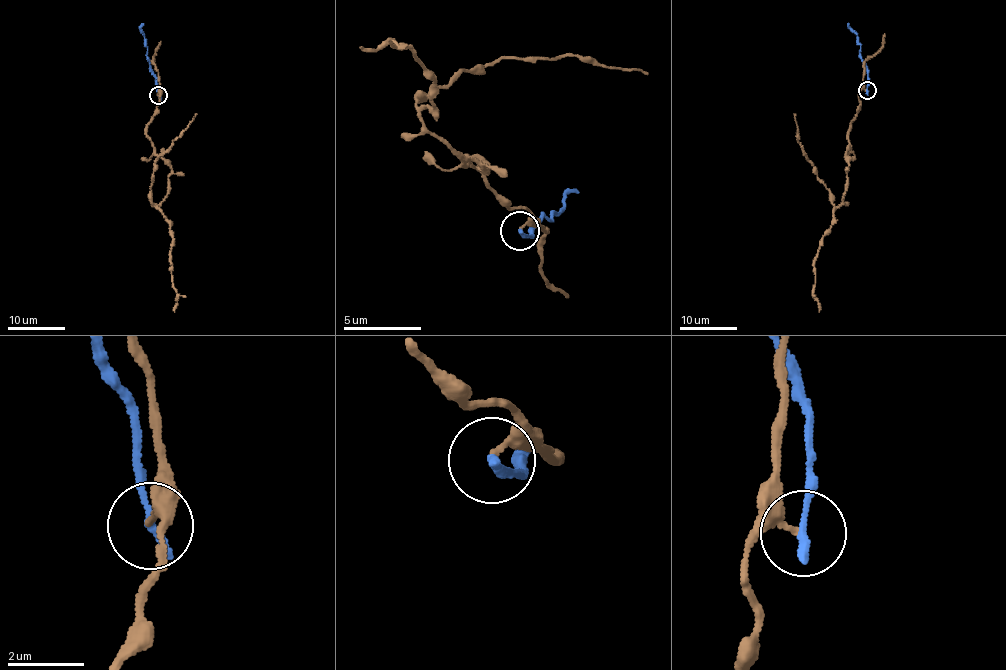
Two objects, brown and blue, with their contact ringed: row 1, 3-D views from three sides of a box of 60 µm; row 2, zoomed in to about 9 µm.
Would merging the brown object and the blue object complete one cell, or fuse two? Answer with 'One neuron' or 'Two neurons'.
Two neurons

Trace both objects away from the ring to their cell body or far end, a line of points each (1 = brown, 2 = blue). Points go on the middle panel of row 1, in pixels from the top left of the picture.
1: (518, 230), (526, 209), (502, 204), (420, 114), (435, 81), (413, 49), (360, 46)
2: (518, 230), (535, 236), (532, 228), (544, 214), (552, 220), (561, 216), (568, 192), (580, 193)

